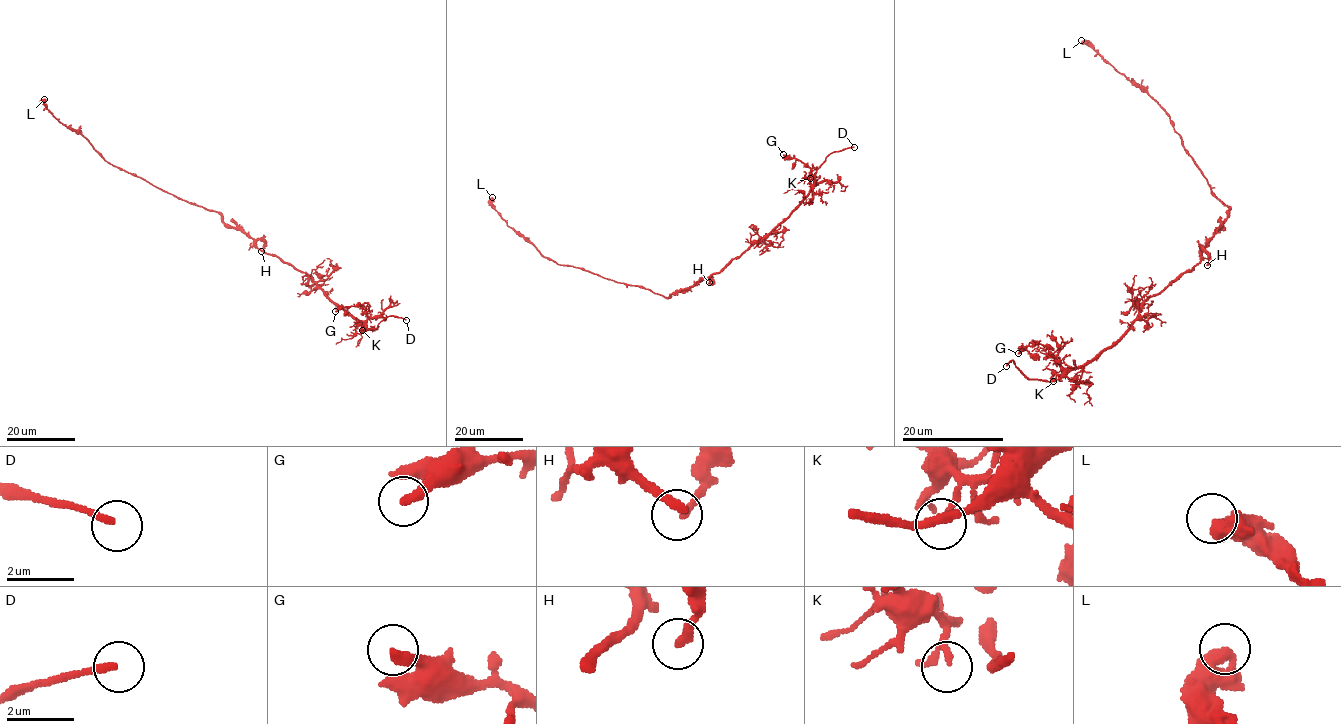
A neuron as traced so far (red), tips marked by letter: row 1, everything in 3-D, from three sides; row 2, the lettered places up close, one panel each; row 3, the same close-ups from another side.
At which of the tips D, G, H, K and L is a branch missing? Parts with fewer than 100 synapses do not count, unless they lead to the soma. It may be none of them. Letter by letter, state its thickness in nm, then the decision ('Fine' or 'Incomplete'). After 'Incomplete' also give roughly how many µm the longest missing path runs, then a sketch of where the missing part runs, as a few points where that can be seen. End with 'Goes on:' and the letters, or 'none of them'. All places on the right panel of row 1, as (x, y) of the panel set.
D: Thickness 200 nm. Incomplete. Missing length about 35 µm. Course of what is missing: (1006, 366), (1010, 377), (1005, 382), (995, 381), (994, 384), (1003, 385), (999, 387)
G: Thickness 320 nm. Fine
H: Thickness 150 nm. Fine
K: Thickness 170 nm. Fine
L: Thickness 360 nm. Fine
Goes on: D

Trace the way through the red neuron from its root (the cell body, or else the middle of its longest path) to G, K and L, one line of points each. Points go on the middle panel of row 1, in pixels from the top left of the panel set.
G: (681, 290), (719, 273), (758, 239), (771, 232), (811, 189), (814, 177), (810, 169), (783, 154)
K: (681, 290), (719, 273), (758, 239), (771, 232), (807, 194), (810, 178)
L: (681, 290), (664, 297), (580, 268), (557, 264), (544, 257), (507, 225), (495, 208), (492, 197)

